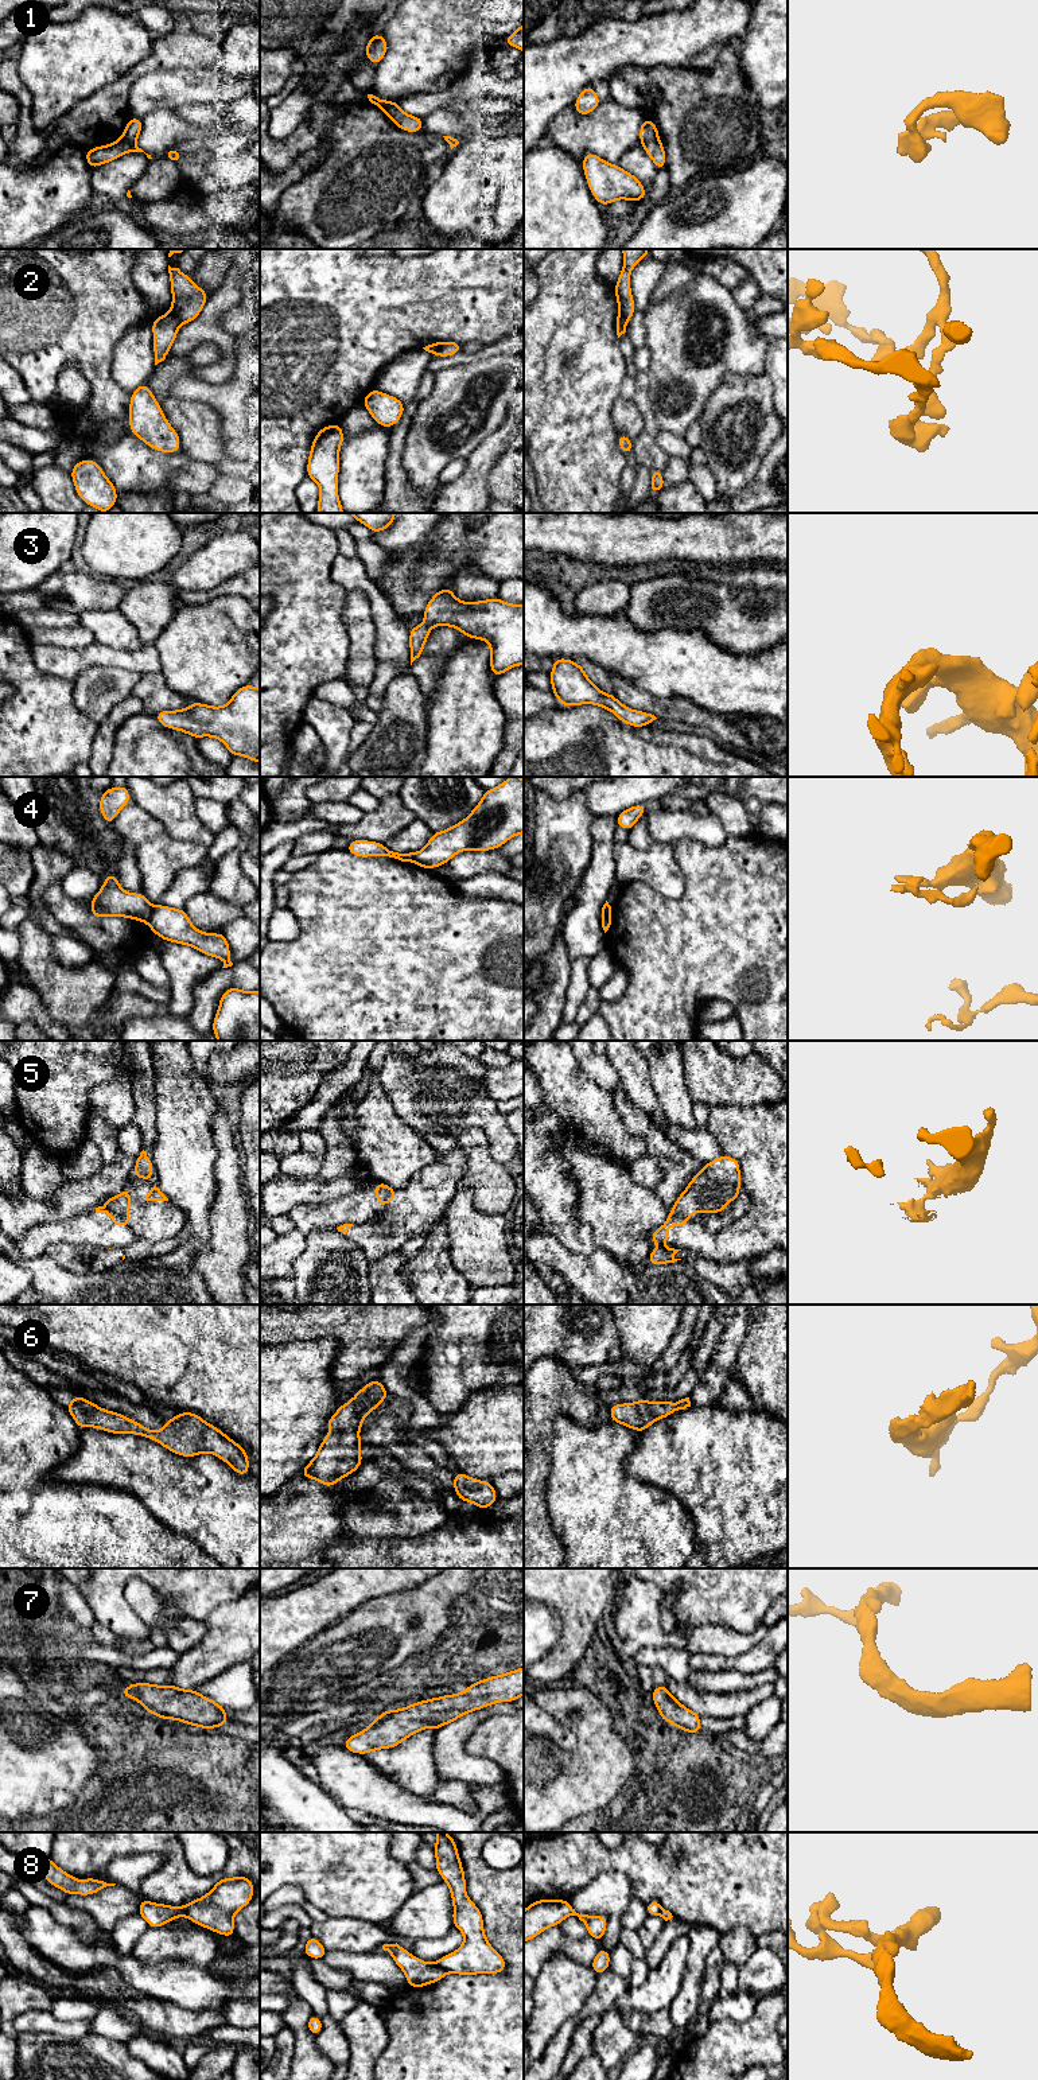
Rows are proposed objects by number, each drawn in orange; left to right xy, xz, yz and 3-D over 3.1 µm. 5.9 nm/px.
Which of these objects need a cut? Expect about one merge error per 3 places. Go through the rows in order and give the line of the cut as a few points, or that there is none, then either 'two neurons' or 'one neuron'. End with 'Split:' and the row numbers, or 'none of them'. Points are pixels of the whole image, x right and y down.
1: cut yz (657, 136), (641, 143); two neurons
2: cut xy (170, 311), (181, 323); two neurons
3: cut none; one neuron
4: cut xy (154, 906), (147, 921); two neurons
5: cut xy (105, 1205), (127, 1224); two neurons
6: cut none; one neuron
7: cut none; one neuron
8: cut xz (435, 1964), (448, 1971); two neurons
Split: 1, 2, 4, 5, 8

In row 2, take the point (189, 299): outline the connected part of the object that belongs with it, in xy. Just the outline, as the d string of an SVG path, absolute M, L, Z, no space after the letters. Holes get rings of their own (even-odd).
M168 265L168 273L172 293L171 312L180 324L190 323L199 316L209 295L179 268Z

